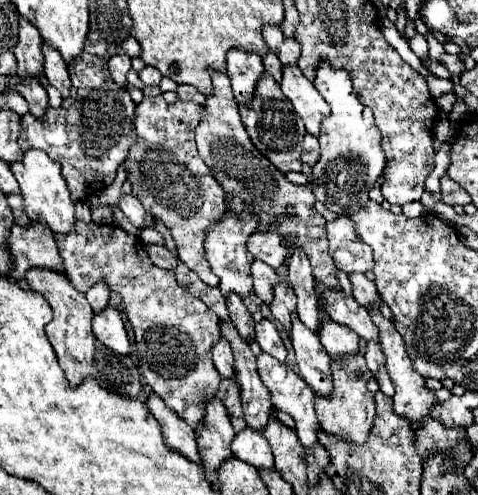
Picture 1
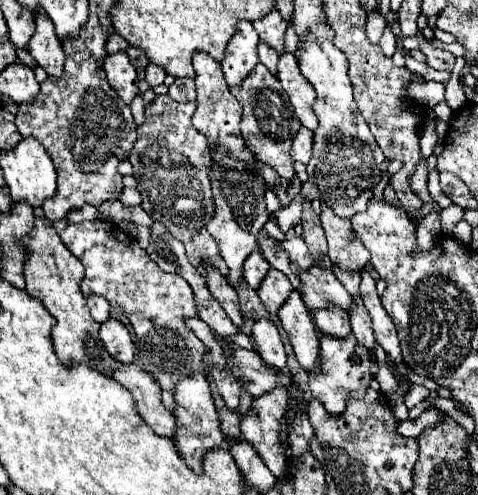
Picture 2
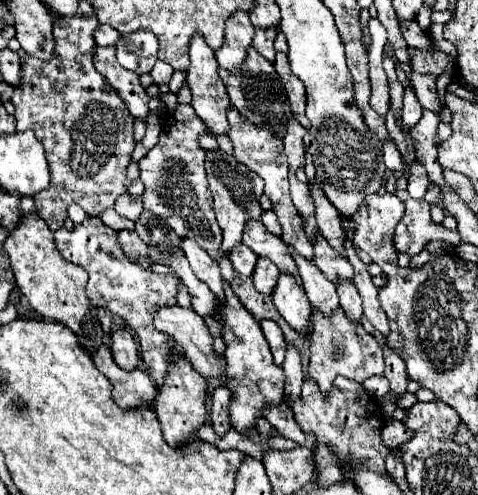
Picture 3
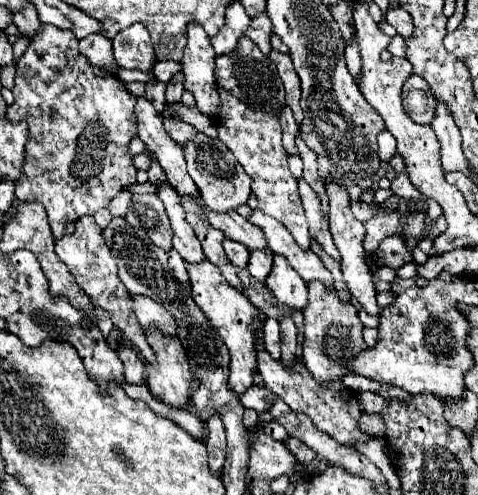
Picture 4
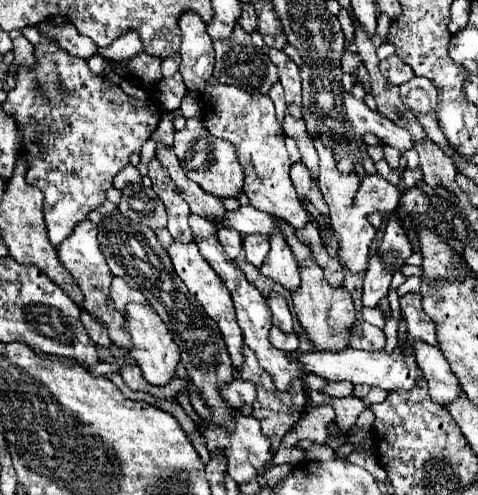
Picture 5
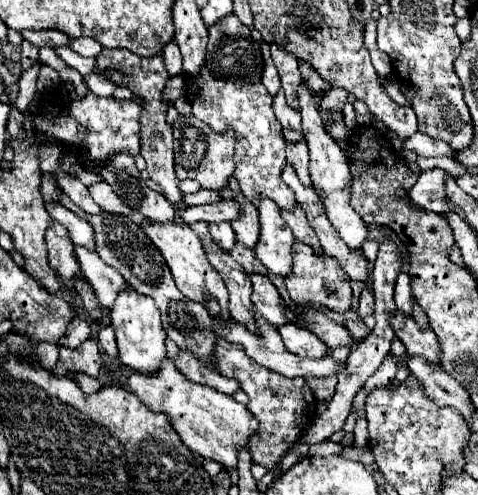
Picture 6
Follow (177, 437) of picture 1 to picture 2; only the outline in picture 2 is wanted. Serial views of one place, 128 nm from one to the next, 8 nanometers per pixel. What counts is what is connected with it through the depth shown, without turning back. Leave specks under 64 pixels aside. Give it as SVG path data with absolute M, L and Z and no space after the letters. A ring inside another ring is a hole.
M120 364L116 368L114 378L126 386L134 400L136 400L136 410L144 420L150 424L150 428L164 438L174 440L176 436L176 418L164 408L160 400L160 388L156 388L156 380L148 376L140 366L136 364Z

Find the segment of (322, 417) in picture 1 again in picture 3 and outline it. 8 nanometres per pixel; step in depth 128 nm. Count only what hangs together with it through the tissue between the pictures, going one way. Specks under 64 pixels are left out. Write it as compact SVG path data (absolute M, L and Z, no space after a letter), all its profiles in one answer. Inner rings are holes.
M344 310L336 312L332 318L312 312L312 332L310 332L310 378L318 384L320 392L328 394L334 386L336 376L344 376L356 382L364 382L374 374L384 374L382 350L374 336L370 336L360 324L354 324L346 318Z

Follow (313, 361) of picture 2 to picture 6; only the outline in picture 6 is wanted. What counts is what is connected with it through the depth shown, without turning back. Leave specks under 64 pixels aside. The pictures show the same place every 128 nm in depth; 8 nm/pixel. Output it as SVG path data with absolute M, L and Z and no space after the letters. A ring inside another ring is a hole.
M262 200L258 212L260 212L262 232L260 232L260 244L256 244L254 248L256 258L272 274L288 278L288 272L292 272L294 234L284 222L276 202Z

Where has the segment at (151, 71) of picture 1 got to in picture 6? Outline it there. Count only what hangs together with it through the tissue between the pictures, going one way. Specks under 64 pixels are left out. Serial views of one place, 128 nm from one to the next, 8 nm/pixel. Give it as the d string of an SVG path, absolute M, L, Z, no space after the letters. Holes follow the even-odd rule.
M176 42L168 44L168 48L164 48L162 52L164 56L164 62L166 62L166 70L170 76L176 76L176 74L182 74L182 56L180 56L180 48Z

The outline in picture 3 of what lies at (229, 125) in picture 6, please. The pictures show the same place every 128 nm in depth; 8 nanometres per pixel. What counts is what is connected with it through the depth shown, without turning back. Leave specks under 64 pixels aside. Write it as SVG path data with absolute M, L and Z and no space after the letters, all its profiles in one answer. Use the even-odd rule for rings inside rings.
M236 108L228 110L228 122L230 122L230 140L234 144L234 156L236 160L240 160L242 164L246 164L252 172L256 172L264 182L264 194L272 200L272 210L276 212L280 224L282 224L282 240L290 246L296 248L296 252L300 256L304 256L306 260L312 260L314 252L312 252L312 244L308 242L304 228L302 228L302 218L298 214L298 210L292 204L292 198L288 194L288 164L284 160L284 148L282 142L276 140L274 136L270 136L270 132L266 128L256 128L254 124L250 124L248 120L244 120L240 116L240 112L236 112Z

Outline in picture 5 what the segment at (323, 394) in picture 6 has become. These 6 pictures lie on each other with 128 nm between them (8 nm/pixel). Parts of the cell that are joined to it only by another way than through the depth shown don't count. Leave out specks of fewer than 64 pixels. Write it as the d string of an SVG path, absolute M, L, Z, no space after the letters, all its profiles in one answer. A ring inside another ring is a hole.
M332 382L332 384L324 386L324 392L330 394L330 396L338 396L338 398L342 398L342 396L352 396L354 386L348 384L348 382Z

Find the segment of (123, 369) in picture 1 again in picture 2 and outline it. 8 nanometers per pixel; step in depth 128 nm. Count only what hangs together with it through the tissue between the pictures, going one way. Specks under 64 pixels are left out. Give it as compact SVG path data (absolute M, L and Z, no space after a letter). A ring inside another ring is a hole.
M36 220L36 228L32 236L28 238L28 246L32 248L32 256L28 264L24 264L24 278L26 278L26 292L34 298L42 300L46 310L56 318L56 326L52 328L52 342L58 360L64 366L70 364L88 364L90 368L112 376L112 372L118 368L118 360L108 354L104 348L98 328L100 324L90 316L86 298L80 292L80 280L84 276L82 264L72 256L72 252L62 244L56 230L46 224L44 220Z

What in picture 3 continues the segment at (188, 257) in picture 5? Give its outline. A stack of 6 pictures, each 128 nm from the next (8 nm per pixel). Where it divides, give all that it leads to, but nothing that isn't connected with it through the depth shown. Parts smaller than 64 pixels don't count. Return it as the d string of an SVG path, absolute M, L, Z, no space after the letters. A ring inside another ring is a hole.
M224 282L224 292L226 292L226 304L222 304L224 316L220 316L220 324L224 326L224 340L228 344L226 362L228 362L228 376L232 376L232 384L228 384L228 388L232 388L234 392L230 422L234 430L248 434L248 430L256 430L256 420L264 418L264 408L282 402L284 372L280 366L274 364L272 354L268 350L268 342L260 332L260 324L240 304L228 282Z

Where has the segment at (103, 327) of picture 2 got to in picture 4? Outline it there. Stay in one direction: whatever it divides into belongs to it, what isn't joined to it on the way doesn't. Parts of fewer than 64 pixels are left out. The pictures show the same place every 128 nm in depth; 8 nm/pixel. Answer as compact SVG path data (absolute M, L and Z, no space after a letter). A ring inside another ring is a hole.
M122 344L118 348L118 356L124 362L124 376L128 384L142 384L144 382L144 362L138 356L138 352L132 346Z

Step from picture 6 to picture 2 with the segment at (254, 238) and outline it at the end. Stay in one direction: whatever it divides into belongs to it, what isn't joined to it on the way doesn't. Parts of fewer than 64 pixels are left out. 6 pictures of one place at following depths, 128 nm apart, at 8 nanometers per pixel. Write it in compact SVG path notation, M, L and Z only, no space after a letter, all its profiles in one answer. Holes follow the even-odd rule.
M272 268L272 272L268 272L268 276L264 278L264 284L260 284L258 296L262 304L266 306L266 310L272 316L278 316L280 306L288 300L292 290L294 286L290 284L290 280L282 272L276 272L276 268Z

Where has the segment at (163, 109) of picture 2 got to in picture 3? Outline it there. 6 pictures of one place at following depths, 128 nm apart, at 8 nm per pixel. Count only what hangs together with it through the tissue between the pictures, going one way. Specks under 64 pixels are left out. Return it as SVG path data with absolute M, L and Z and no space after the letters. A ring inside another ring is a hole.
M176 104L166 124L162 126L158 144L150 148L148 154L138 162L140 180L146 186L142 194L142 202L144 202L144 210L154 212L158 218L164 218L164 222L172 226L180 238L190 238L198 242L198 246L202 246L218 262L218 266L222 268L222 278L226 282L232 282L234 268L228 256L220 256L220 226L216 224L212 212L212 196L204 172L206 150L198 144L198 138L206 132L208 128L194 114L192 104Z

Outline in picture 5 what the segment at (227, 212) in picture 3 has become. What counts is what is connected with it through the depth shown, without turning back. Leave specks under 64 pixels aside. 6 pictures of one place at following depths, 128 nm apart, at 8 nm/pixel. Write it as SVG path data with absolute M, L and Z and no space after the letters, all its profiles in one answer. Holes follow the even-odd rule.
M200 118L186 120L186 126L176 132L174 138L174 152L180 156L180 164L186 172L186 176L196 182L204 192L224 200L224 198L238 198L244 186L244 172L240 168L240 162L236 160L236 150L226 140L214 138L202 124Z

